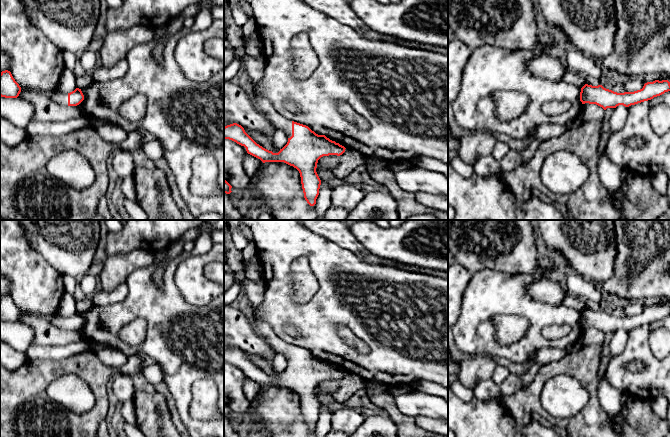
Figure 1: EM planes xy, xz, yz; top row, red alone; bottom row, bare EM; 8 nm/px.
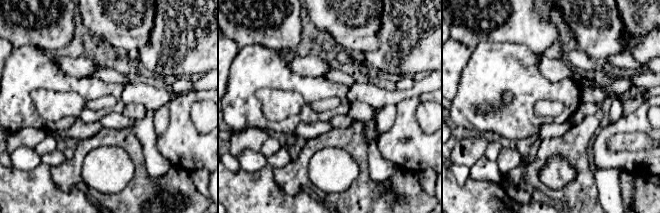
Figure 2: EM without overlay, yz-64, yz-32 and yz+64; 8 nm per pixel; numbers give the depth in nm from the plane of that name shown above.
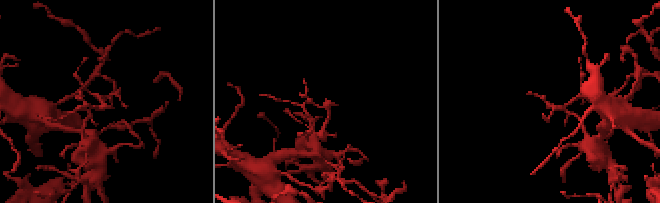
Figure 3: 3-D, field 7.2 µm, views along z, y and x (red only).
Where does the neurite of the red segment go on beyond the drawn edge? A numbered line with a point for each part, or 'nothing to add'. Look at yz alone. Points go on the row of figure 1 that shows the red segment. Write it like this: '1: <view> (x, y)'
nothing to add

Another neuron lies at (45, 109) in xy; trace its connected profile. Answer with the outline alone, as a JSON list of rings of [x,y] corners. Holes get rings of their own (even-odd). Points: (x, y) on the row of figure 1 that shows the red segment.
[[[21,89],[18,97],[26,99],[33,105],[32,120],[63,122],[76,117],[88,118],[76,106],[62,106],[54,102],[48,93]]]

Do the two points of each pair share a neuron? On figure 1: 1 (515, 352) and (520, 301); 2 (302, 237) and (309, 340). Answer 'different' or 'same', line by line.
1: same
2: same

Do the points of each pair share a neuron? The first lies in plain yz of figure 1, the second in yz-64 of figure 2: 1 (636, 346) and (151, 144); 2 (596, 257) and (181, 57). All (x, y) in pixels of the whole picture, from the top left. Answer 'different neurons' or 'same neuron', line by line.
1: different neurons
2: different neurons

